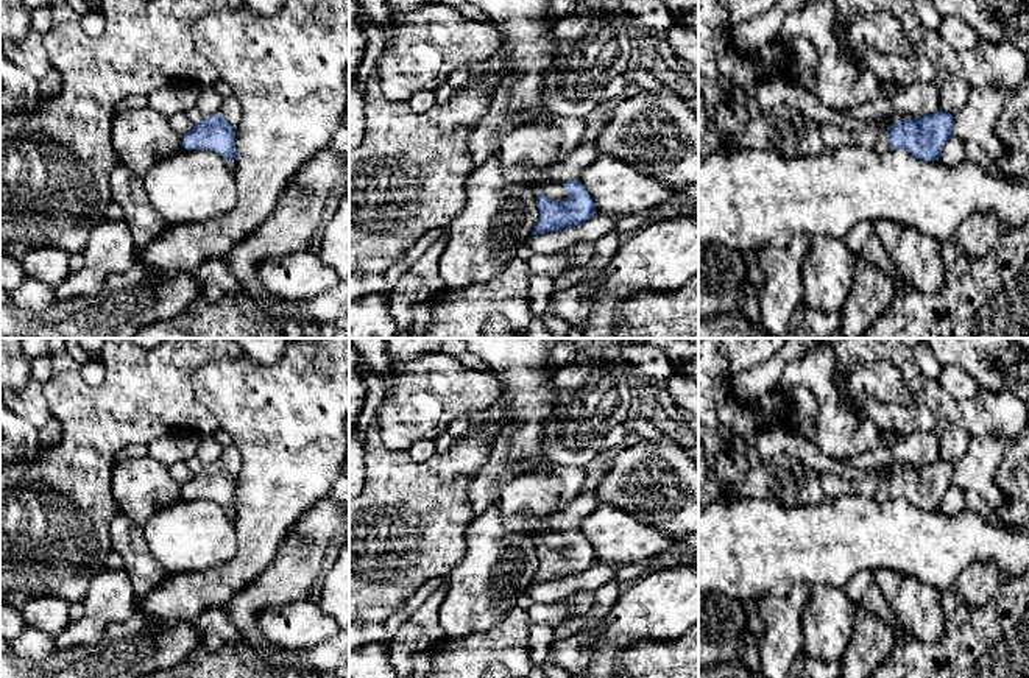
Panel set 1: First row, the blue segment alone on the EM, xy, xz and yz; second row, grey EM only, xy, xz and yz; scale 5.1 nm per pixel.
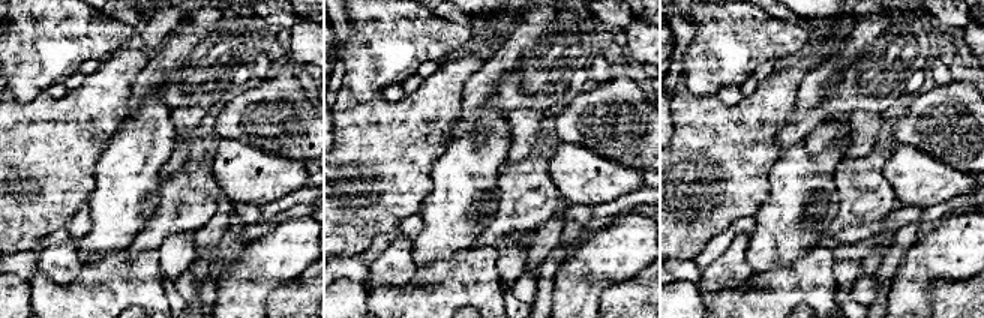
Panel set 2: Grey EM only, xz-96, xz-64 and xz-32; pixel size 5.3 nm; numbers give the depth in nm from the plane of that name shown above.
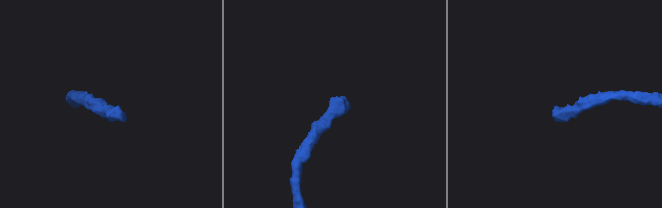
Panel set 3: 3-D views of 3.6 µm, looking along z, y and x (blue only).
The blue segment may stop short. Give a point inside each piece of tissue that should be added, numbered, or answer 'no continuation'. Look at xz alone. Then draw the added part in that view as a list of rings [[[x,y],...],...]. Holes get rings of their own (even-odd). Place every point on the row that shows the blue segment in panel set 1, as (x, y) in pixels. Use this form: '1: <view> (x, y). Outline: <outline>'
1: xz (585, 153). Outline: [[[596,139],[583,140],[568,154],[564,161],[555,162],[546,170],[547,176],[555,181],[568,182],[580,179],[580,173],[589,167],[600,151],[597,150]]]

